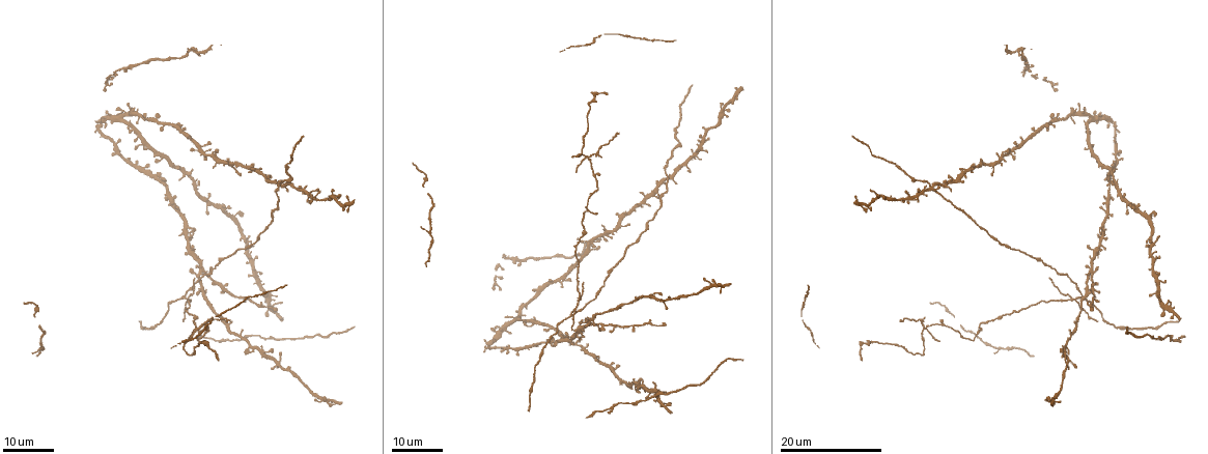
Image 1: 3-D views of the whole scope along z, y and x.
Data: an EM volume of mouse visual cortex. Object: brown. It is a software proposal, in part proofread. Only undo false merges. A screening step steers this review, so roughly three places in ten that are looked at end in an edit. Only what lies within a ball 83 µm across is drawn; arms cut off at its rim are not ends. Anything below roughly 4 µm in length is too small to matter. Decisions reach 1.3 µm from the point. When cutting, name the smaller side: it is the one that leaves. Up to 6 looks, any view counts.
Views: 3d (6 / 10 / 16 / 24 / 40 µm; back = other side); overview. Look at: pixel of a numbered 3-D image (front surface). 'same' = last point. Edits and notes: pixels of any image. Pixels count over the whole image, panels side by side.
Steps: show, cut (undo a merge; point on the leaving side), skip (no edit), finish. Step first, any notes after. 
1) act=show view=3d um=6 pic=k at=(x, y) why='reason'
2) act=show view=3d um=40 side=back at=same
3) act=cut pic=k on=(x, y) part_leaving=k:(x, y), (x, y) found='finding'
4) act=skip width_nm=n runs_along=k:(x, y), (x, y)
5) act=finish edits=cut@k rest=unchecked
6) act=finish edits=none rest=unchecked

act=show view=3d um=16 pic=1 at=(589, 158) why='four or more arms meet'

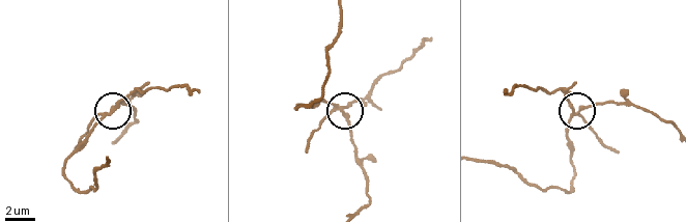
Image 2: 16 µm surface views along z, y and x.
act=show view=3d um=6 pic=2 at=(114, 110) why='closer look'

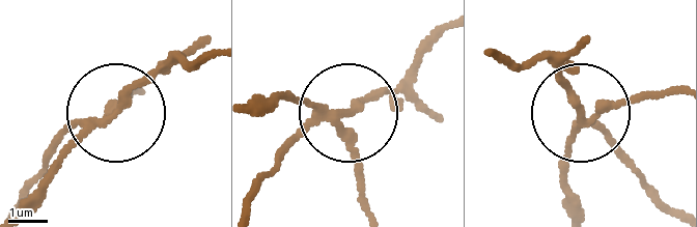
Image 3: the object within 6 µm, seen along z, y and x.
act=show view=3d um=6 side=back pic=3 at=(112, 115)

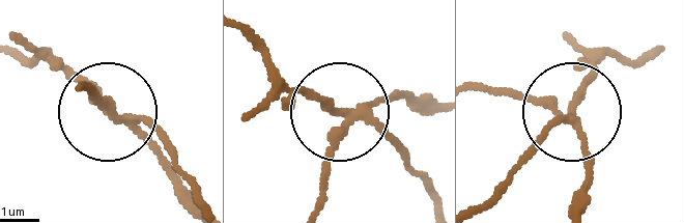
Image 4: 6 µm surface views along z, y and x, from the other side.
act=cut pic=4 on=(312, 100) width_nm=220 part_leaving=4:(355, 107), (310, 100), (240, 37) found='two neurons meet here'

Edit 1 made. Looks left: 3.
act=show view=3d um=24 pic=1 at=(1069, 297) why='small branch off a trunk'

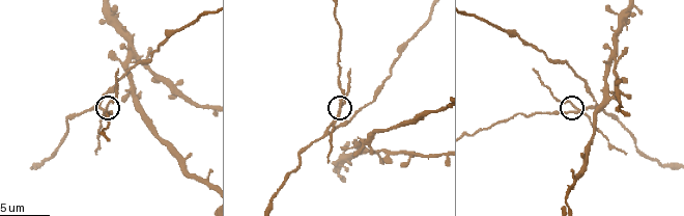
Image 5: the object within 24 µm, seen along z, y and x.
act=show view=3d um=6 pic=5 at=(107, 105) why='zoom in'

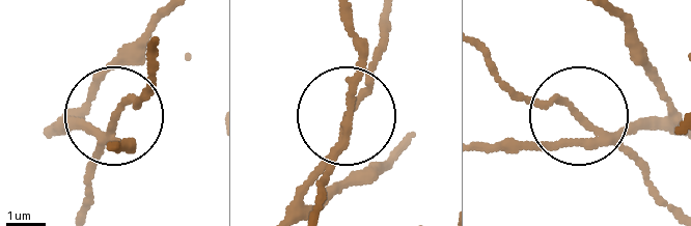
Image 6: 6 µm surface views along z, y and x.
act=cut pic=6 on=(123, 104) arms=3 part_leaving=6:(106, 136), (142, 96), (148, 47) found='a second neuron is stuck on'

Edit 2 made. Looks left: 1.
act=show view=3d um=16 pic=5 at=(131, 57) why='looks like a crossing'

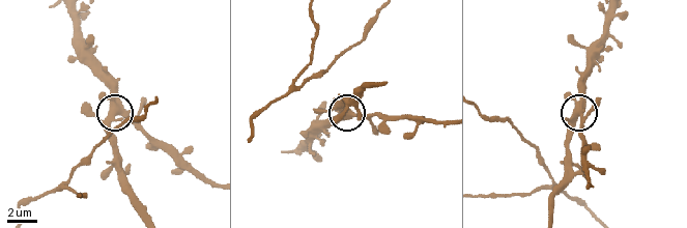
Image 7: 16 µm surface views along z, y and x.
act=skip found='continuous, no second neuron'

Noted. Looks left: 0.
act=finish edits=cut@4,cut@6 rest=unchecked

